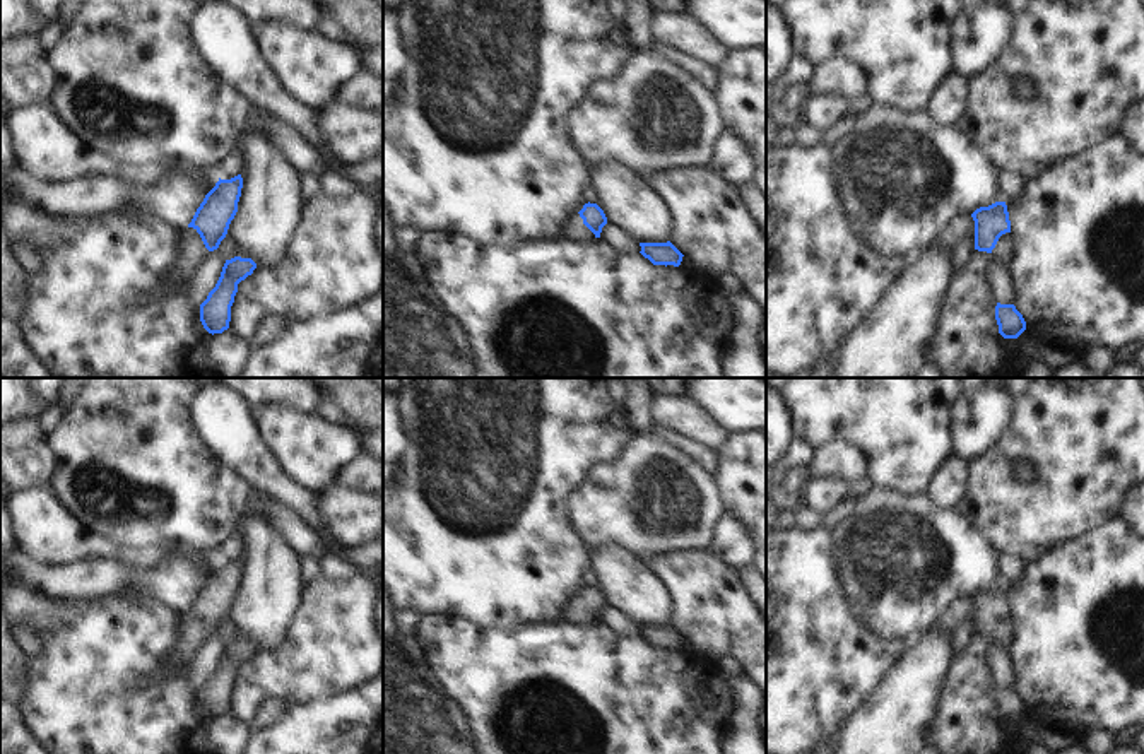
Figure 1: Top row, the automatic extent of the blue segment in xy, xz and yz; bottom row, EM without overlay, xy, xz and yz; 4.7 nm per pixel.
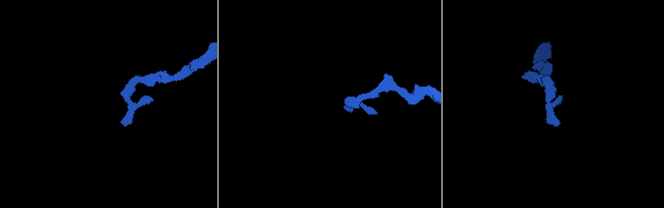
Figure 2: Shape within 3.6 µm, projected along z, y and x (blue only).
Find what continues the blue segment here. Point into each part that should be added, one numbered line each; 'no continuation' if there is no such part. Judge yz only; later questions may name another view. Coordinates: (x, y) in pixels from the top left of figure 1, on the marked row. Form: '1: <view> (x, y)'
1: yz (1004, 250)

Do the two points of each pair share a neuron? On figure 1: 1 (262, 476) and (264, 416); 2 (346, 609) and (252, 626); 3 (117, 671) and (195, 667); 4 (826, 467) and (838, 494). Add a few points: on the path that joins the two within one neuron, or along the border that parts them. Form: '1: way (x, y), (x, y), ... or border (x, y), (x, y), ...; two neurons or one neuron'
1: border (250, 407), (262, 441), (288, 474); two neurons
2: border (305, 585), (281, 645); two neurons
3: border (187, 665), (187, 681), (195, 689); two neurons
4: border (811, 476), (847, 481), (850, 484); two neurons

